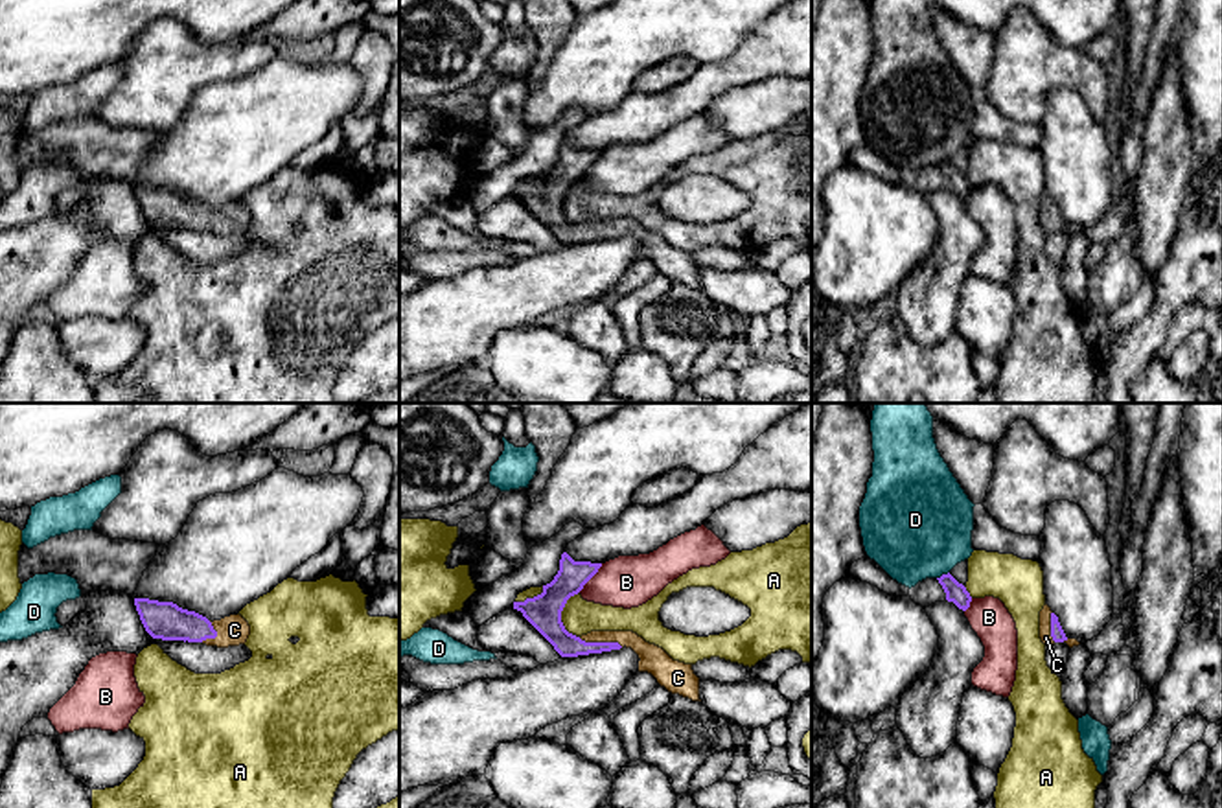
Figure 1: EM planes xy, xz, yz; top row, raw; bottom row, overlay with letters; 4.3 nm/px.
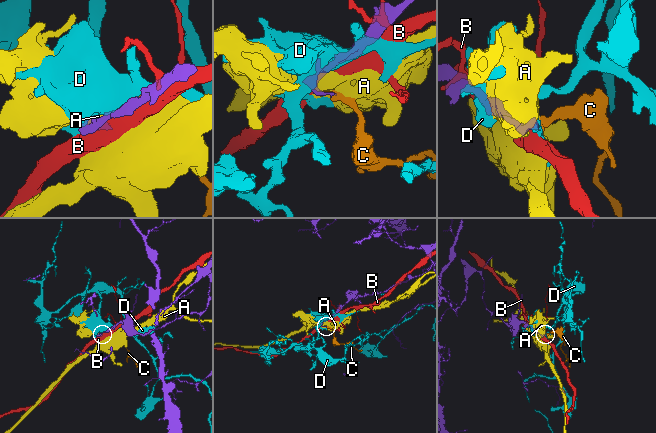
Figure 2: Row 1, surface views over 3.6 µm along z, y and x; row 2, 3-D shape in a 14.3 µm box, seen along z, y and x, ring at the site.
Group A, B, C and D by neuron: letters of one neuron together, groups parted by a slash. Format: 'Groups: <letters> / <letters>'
Groups: A / B / C / D

